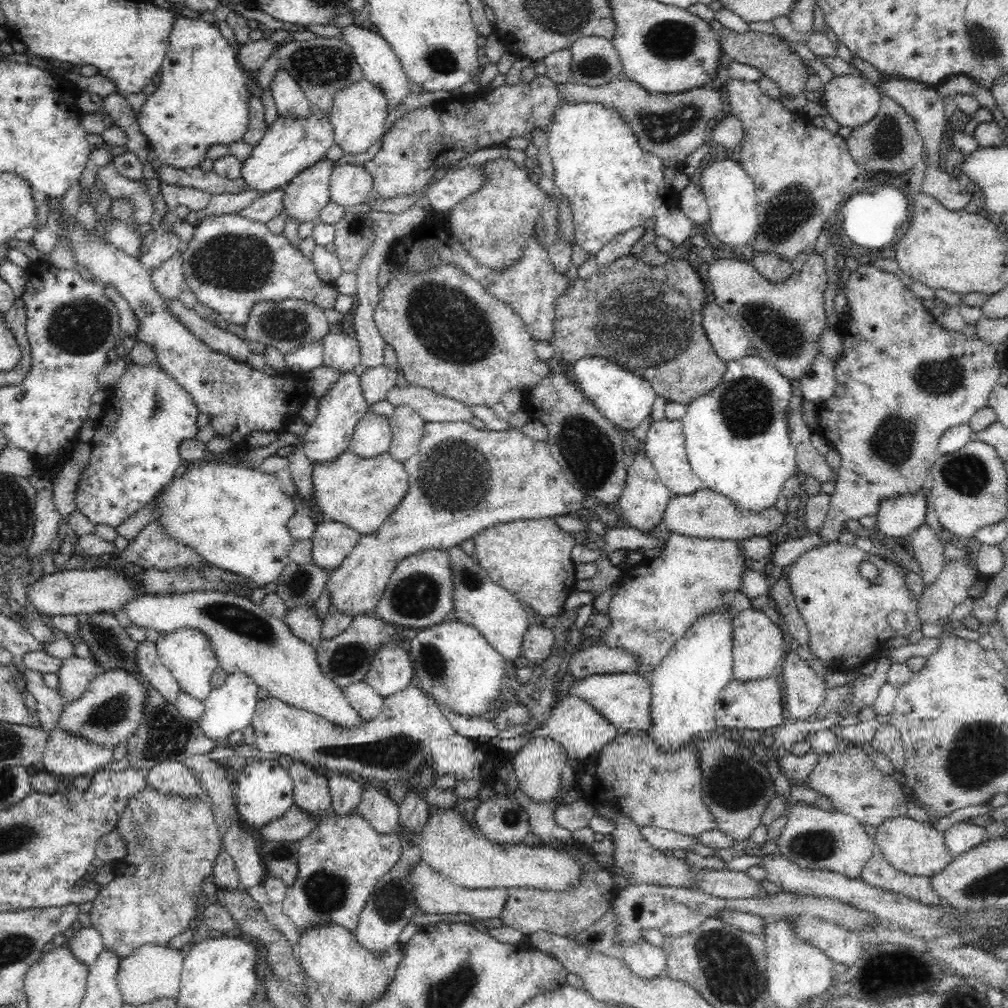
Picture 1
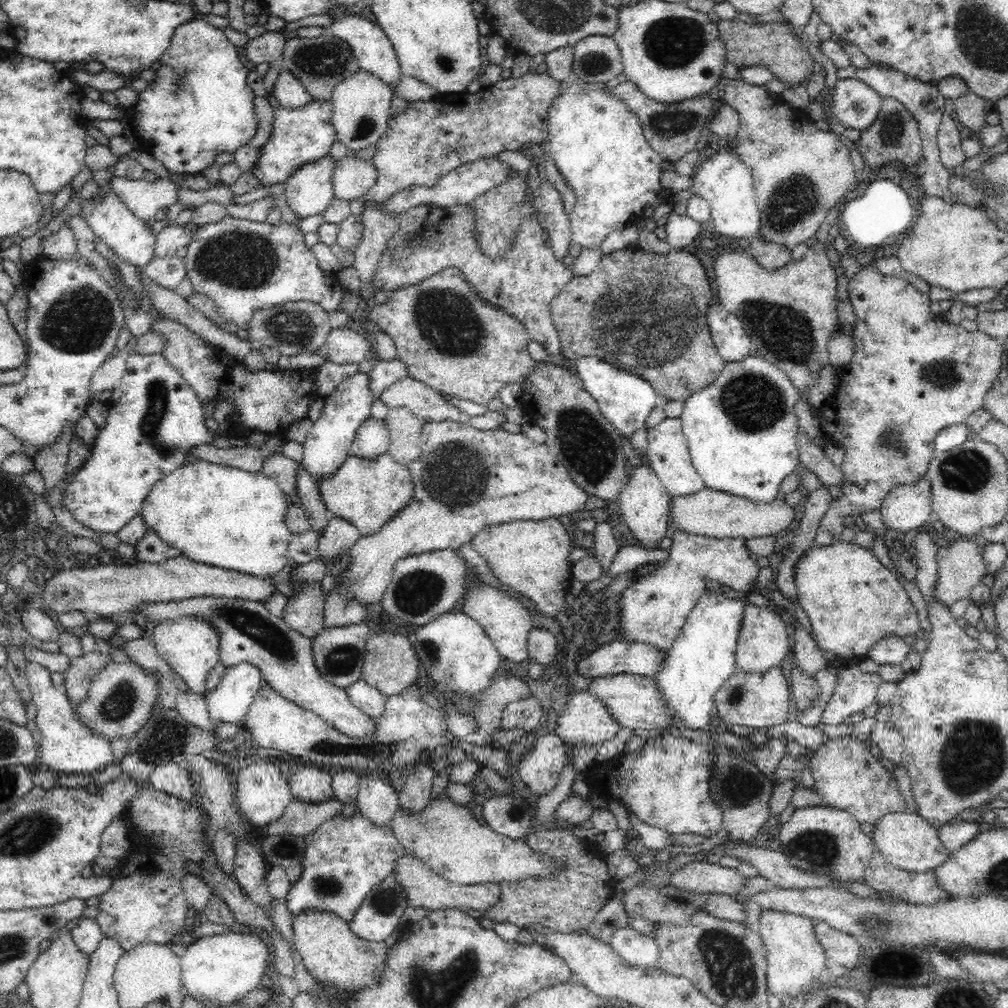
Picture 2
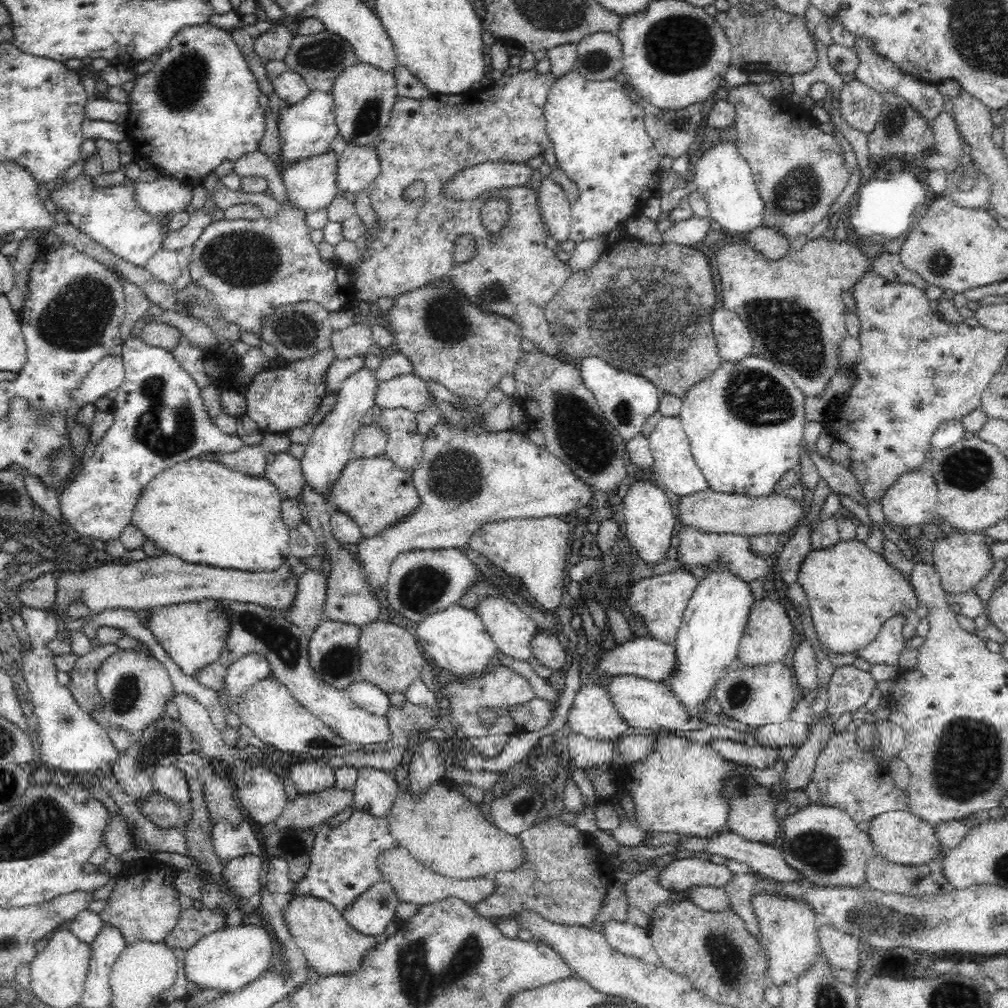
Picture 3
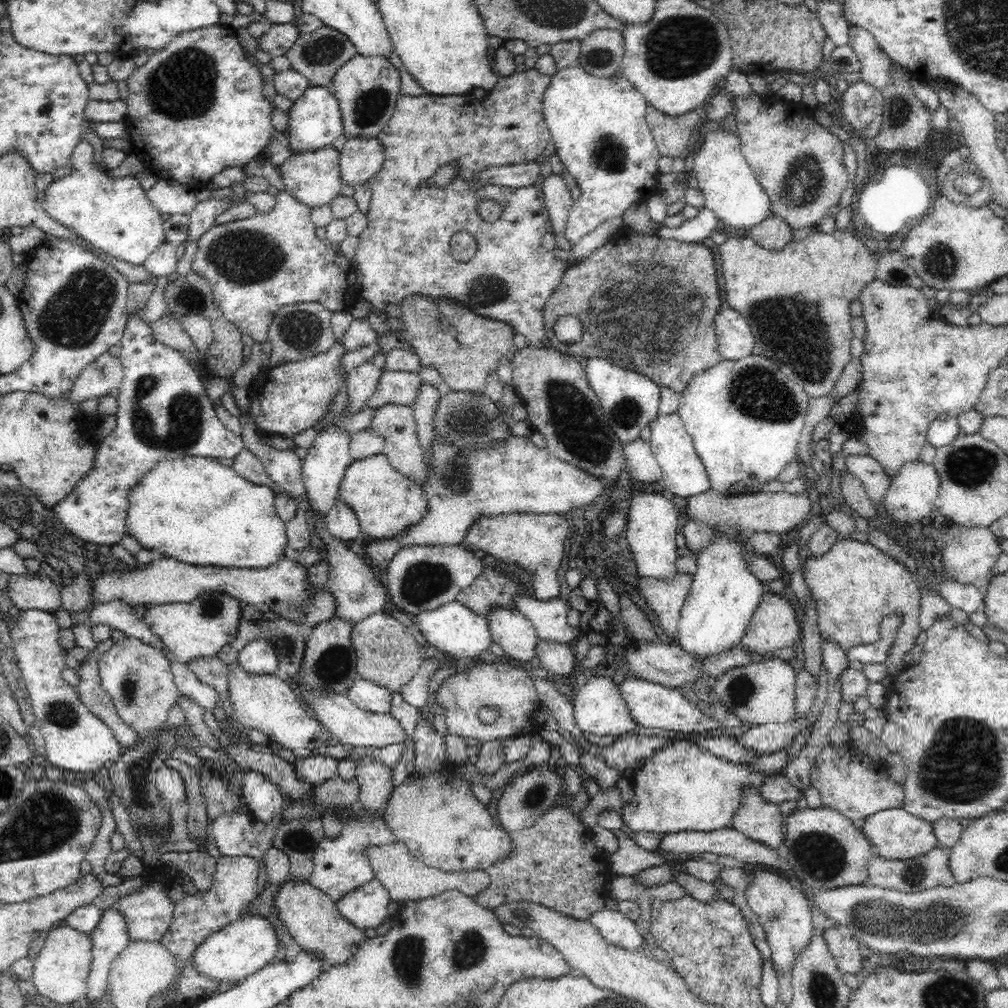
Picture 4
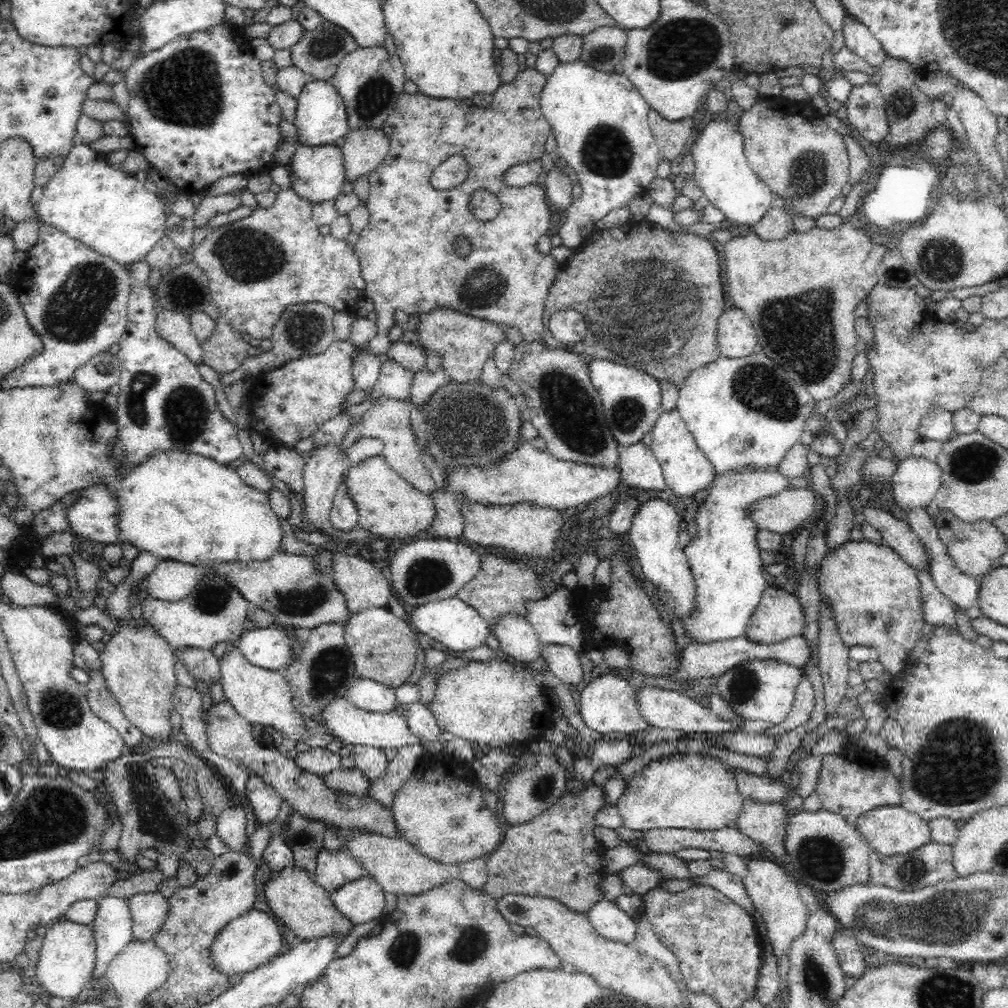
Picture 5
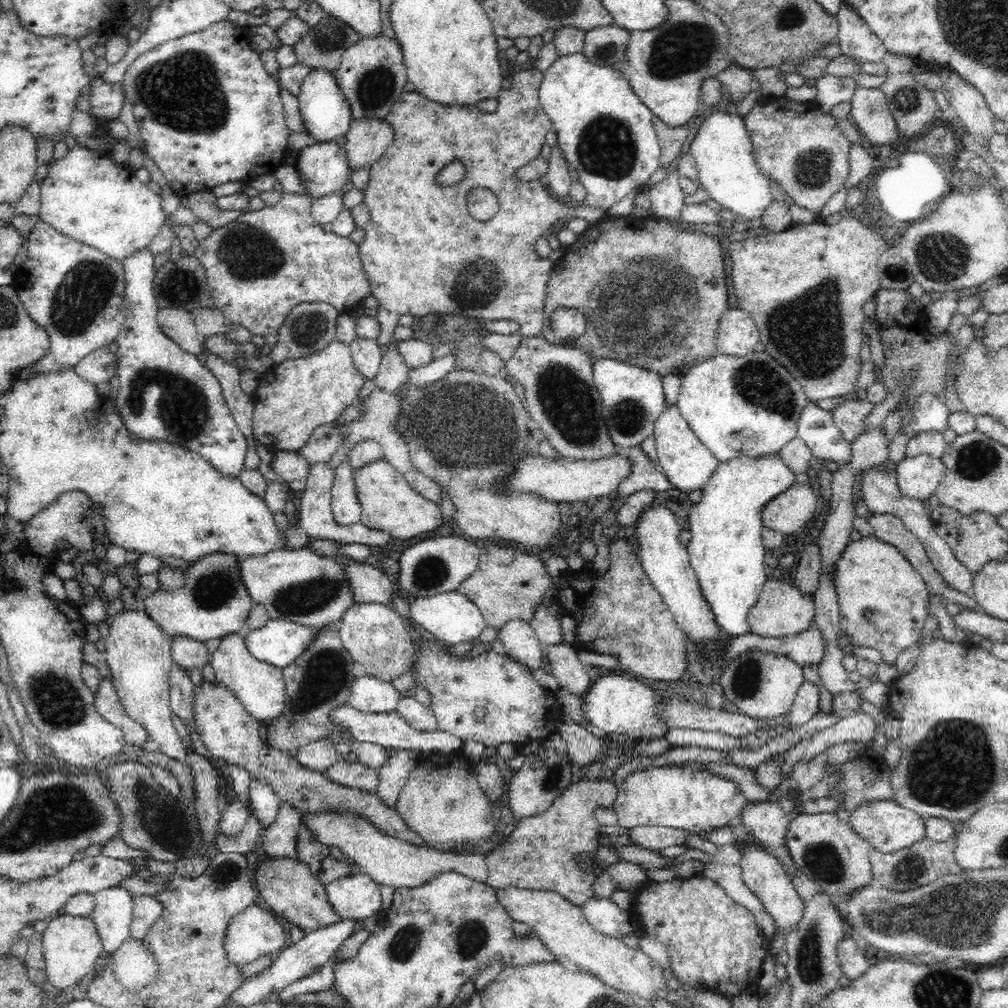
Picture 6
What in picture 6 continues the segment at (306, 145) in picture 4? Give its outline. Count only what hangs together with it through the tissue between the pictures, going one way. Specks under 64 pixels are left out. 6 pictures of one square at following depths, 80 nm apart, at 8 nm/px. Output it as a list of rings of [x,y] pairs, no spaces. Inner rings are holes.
[[[324,69],[309,71],[297,99],[304,132],[311,136],[316,143],[334,141],[339,136],[344,136],[351,127],[353,120],[350,114],[350,106],[330,71],[324,71]]]

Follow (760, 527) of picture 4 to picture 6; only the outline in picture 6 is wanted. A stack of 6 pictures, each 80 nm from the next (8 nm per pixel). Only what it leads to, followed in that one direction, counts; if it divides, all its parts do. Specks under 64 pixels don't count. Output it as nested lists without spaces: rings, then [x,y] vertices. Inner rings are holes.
[[[795,482],[760,510],[762,526],[774,532],[792,534],[814,516],[816,503],[817,493],[810,484],[802,485]]]

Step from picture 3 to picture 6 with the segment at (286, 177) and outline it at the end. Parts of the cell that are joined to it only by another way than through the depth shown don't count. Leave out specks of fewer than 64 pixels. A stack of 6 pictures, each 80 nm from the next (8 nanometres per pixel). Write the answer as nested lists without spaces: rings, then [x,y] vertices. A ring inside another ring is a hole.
[[[336,141],[312,143],[296,152],[293,166],[310,198],[342,194],[342,186],[350,182],[352,171],[348,157]]]

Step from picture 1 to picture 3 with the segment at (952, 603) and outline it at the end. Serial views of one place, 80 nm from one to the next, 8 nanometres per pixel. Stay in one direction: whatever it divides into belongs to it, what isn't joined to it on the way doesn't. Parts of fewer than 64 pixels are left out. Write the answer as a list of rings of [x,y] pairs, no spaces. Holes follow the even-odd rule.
[[[952,532],[944,539],[944,542],[938,542],[935,545],[933,564],[938,571],[944,595],[967,593],[990,572],[992,557],[988,555],[988,548],[990,548],[990,538],[987,538],[983,532],[965,534]]]

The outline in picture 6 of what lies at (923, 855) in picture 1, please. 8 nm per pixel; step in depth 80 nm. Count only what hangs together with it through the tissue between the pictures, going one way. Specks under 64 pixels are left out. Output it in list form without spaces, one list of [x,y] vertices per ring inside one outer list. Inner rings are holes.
[[[881,800],[860,805],[849,819],[854,831],[877,852],[888,854],[910,848],[927,837],[924,820],[913,810],[904,808],[896,800]]]

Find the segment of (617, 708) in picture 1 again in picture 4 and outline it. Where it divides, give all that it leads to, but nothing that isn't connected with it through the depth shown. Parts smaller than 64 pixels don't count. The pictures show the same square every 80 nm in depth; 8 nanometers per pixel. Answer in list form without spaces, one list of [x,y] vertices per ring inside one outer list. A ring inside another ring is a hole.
[[[628,675],[619,684],[618,691],[628,708],[628,713],[638,728],[654,728],[680,733],[704,733],[717,729],[721,724],[713,717],[704,716],[694,704],[694,700],[683,697],[678,688],[668,688],[647,680]]]

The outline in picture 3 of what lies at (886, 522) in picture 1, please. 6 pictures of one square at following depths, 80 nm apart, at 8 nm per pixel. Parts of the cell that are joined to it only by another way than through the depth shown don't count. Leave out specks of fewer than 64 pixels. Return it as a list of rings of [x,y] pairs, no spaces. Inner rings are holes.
[[[906,473],[883,494],[880,502],[888,525],[909,528],[937,515],[936,485],[930,473]]]

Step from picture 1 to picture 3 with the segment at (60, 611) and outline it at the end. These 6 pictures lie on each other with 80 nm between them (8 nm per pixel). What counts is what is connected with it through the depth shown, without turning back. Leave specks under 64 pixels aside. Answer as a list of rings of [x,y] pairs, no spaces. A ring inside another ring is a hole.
[[[163,554],[153,559],[146,558],[141,561],[125,562],[121,565],[110,563],[100,565],[81,572],[63,572],[56,578],[56,598],[54,606],[58,610],[67,611],[74,601],[80,601],[88,607],[91,614],[101,613],[112,609],[130,609],[133,611],[154,611],[159,607],[167,607],[180,603],[195,603],[201,600],[237,600],[238,602],[254,603],[266,608],[280,608],[284,611],[292,606],[296,592],[296,579],[288,571],[288,566],[281,566],[272,572],[244,572],[225,568],[209,567],[201,564],[192,564],[182,560],[179,556]]]

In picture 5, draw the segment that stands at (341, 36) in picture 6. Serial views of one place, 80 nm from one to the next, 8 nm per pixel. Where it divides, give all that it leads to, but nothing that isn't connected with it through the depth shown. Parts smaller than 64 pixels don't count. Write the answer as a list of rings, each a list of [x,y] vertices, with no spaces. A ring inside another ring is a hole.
[[[325,20],[316,30],[303,32],[302,38],[294,46],[291,46],[290,56],[292,65],[310,75],[312,80],[330,83],[341,60],[357,48],[358,45],[350,33]]]

